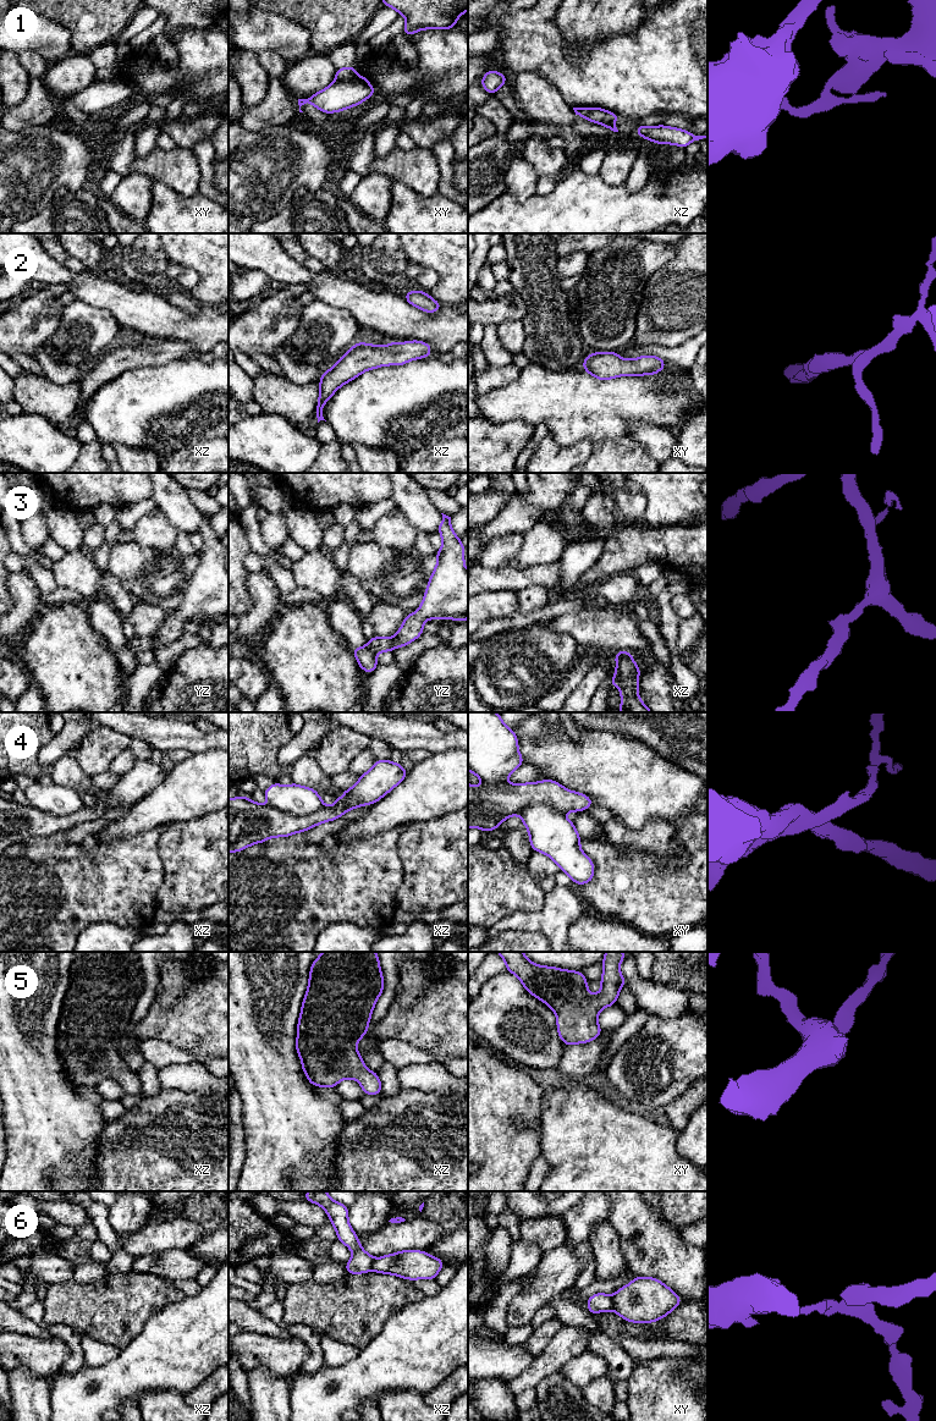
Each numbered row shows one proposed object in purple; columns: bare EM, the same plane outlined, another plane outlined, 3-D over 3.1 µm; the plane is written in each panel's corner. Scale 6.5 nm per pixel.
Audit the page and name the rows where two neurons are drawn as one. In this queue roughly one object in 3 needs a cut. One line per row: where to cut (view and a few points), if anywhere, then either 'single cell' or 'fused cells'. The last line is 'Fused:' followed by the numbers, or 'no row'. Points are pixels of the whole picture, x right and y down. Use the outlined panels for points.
1: cut xy (356, 76), (348, 80), (335, 81); fused cells
2: cut none; single cell
3: cut none; single cell
4: cut xz (269, 804), (297, 815), (312, 814), (323, 805); fused cells
5: cut none; single cell
6: cut xy (611, 1296), (614, 1309); fused cells
Fused: 1, 4, 6

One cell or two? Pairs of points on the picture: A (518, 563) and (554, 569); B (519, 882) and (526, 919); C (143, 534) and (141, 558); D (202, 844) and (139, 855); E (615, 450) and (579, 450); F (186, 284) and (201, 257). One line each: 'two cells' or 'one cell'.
A: two cells
B: two cells
C: two cells
D: two cells
E: two cells
F: two cells

